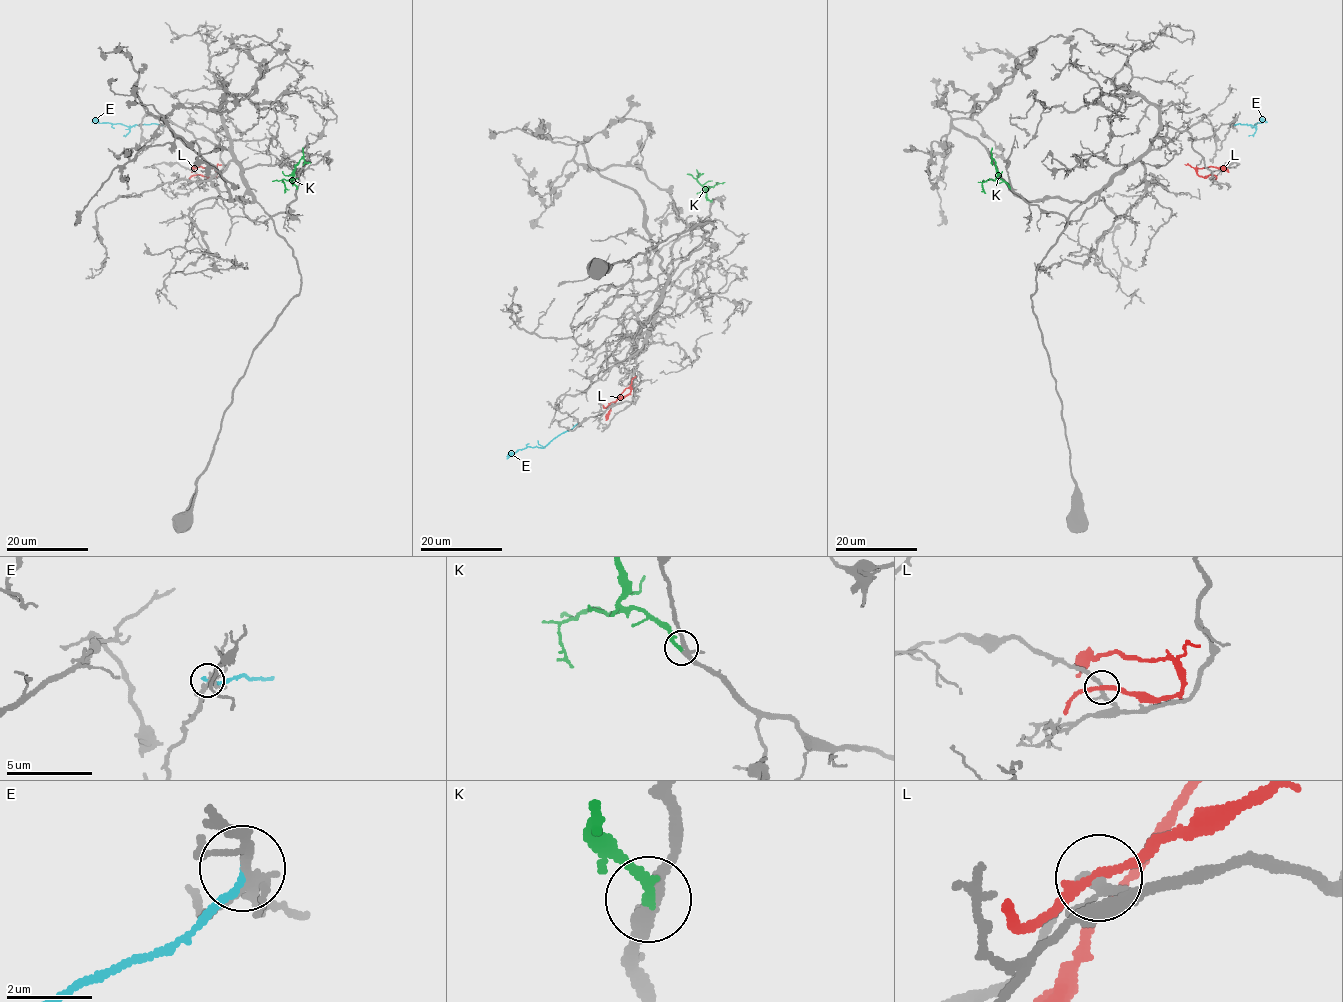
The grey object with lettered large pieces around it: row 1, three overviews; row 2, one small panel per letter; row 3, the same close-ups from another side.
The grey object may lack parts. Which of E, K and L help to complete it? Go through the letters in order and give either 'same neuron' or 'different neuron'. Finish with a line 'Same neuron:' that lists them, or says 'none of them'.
E: different neuron
K: same neuron
L: different neuron
Same neuron: K

